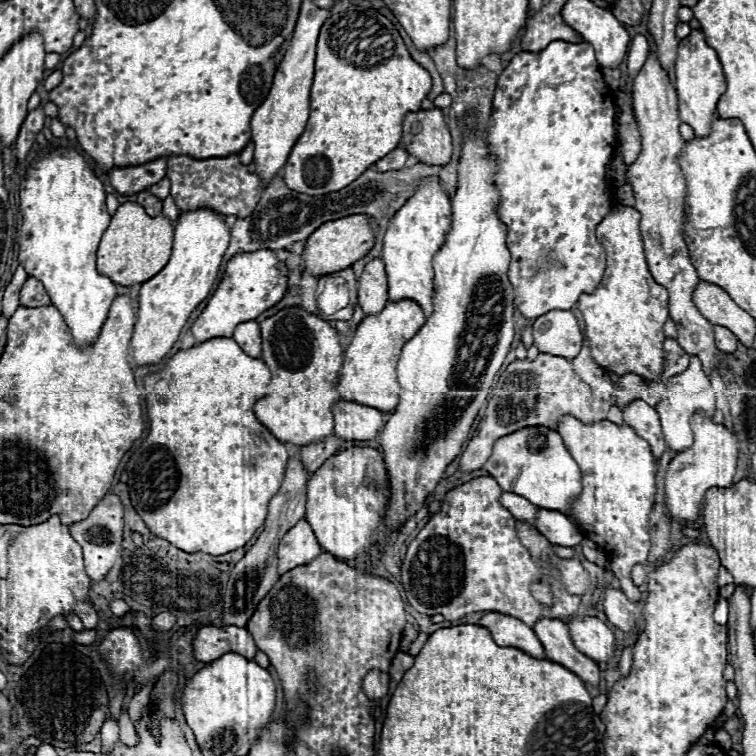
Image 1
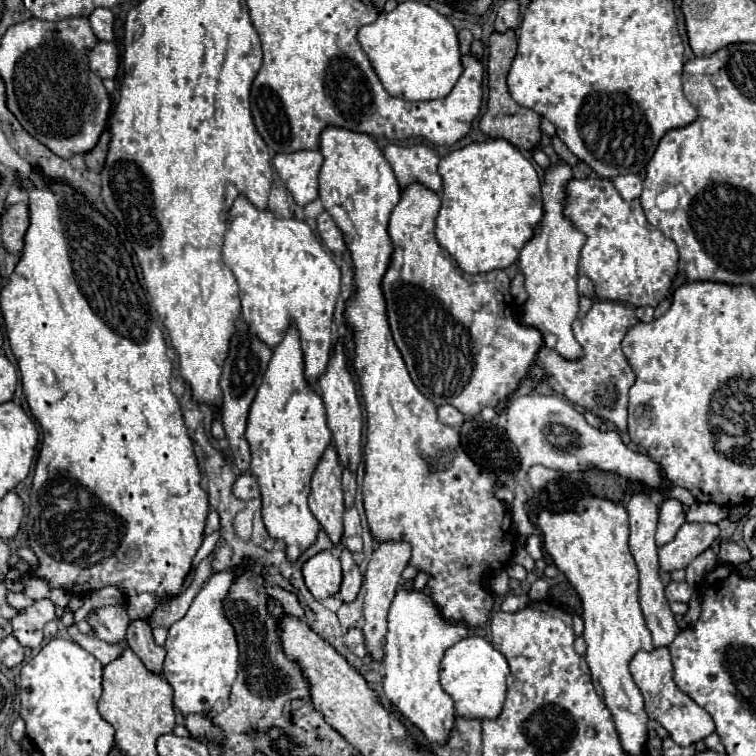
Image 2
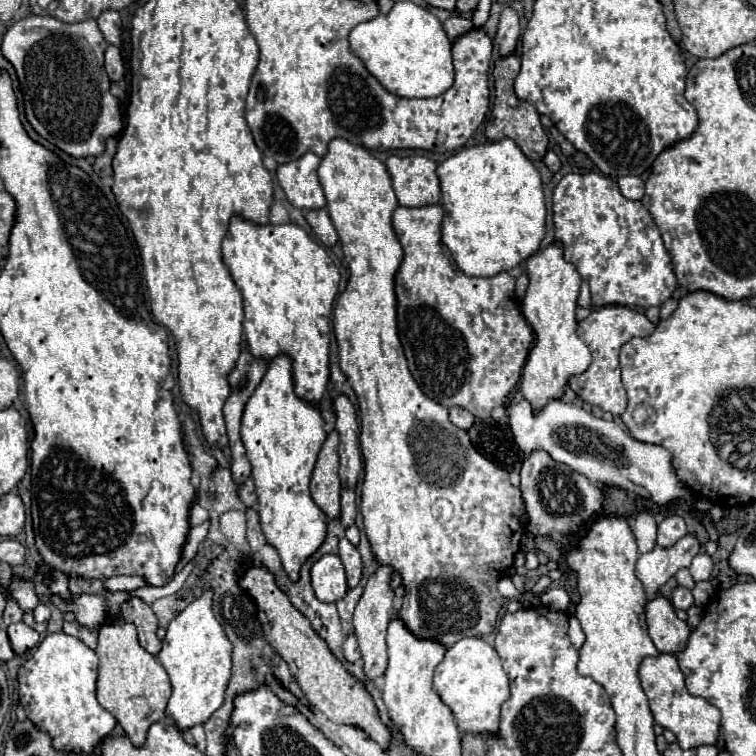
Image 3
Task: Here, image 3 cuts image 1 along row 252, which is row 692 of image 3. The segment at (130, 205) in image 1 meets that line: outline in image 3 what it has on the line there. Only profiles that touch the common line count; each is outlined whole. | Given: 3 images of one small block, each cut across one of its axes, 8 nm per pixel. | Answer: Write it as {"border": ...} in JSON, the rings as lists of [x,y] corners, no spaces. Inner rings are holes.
{"border":[[[110,616],[110,620],[98,628],[96,656],[100,660],[100,664],[98,664],[98,702],[100,702],[100,706],[104,706],[106,710],[110,710],[110,714],[114,714],[114,718],[122,724],[126,736],[134,742],[134,746],[142,746],[150,724],[166,718],[164,710],[166,710],[172,686],[170,686],[170,678],[168,678],[164,666],[160,664],[160,660],[156,656],[152,656],[150,652],[146,652],[140,646],[138,636],[136,636],[136,626],[132,622],[126,622],[122,616]]]}

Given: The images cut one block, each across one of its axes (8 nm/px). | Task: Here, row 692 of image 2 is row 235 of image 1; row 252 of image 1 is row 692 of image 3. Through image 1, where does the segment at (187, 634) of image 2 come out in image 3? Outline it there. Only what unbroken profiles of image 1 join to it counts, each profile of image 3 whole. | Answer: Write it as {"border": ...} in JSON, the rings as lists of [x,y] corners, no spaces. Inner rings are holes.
{"border":[[[206,590],[168,624],[158,660],[166,668],[172,682],[172,696],[168,700],[166,716],[176,722],[180,732],[196,724],[204,724],[210,714],[222,706],[232,668],[230,654],[230,640],[212,612],[212,590]]]}

